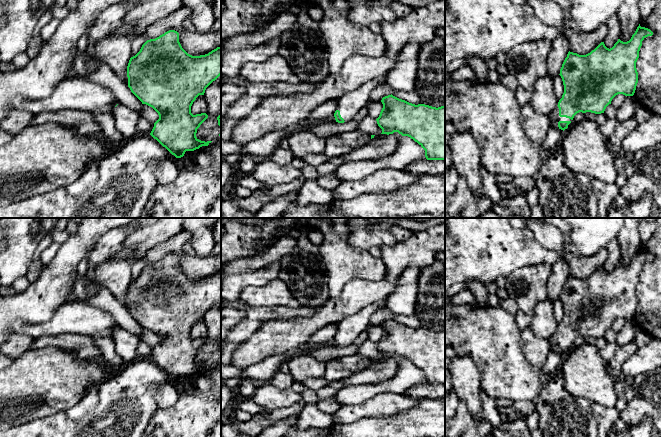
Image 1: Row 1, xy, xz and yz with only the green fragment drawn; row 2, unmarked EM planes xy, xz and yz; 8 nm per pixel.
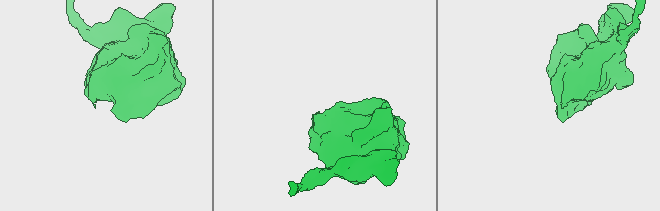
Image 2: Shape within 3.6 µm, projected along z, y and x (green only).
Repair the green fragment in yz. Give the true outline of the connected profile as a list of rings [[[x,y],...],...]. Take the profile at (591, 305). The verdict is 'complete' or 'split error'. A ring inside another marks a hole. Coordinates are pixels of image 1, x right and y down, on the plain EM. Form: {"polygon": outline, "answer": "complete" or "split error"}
{"polygon": [[[639,248],[629,265],[618,263],[610,273],[601,266],[586,279],[569,275],[559,298],[564,317],[548,340],[550,351],[566,355],[577,337],[601,338],[616,319],[633,320],[642,265],[652,259],[650,253]]], "answer": "split error"}

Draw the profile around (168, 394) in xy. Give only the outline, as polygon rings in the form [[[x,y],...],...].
[[[170,379],[167,383],[162,384],[156,393],[158,408],[165,409],[175,404],[180,397],[179,389],[174,379]]]

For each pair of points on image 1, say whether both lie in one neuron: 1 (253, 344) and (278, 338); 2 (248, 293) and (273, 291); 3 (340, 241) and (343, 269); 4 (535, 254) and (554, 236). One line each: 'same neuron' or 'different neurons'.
1: same neuron
2: same neuron
3: same neuron
4: different neurons

